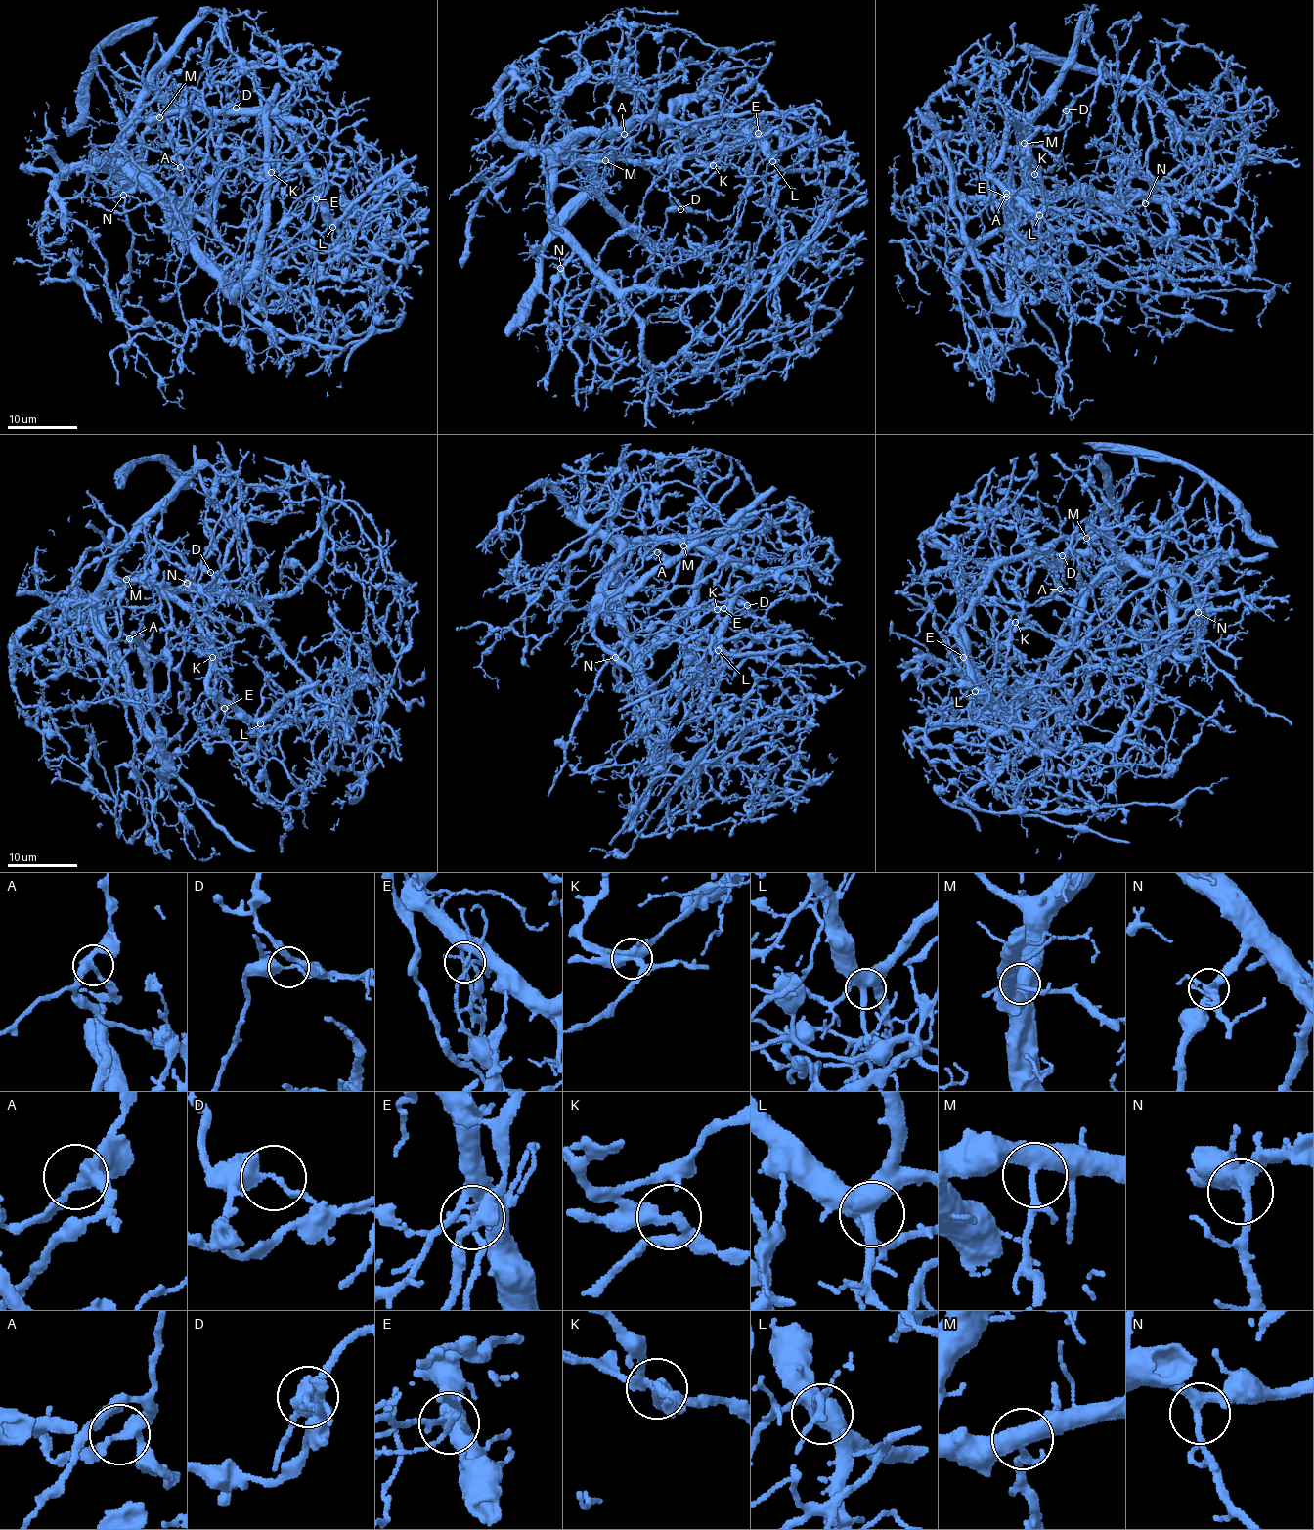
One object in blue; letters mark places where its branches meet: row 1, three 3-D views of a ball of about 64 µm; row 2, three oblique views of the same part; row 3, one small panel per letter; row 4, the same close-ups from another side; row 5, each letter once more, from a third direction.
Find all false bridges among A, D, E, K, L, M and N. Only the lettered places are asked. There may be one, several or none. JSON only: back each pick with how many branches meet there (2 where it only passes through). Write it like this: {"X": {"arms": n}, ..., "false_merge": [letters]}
{"D": {"arms": 2}, "E": {"arms": 4}, "false_merge": ["D", "E"]}

